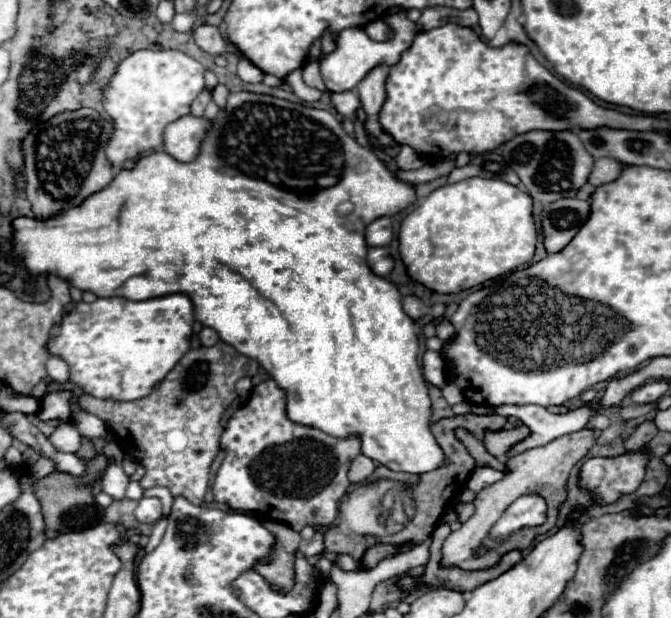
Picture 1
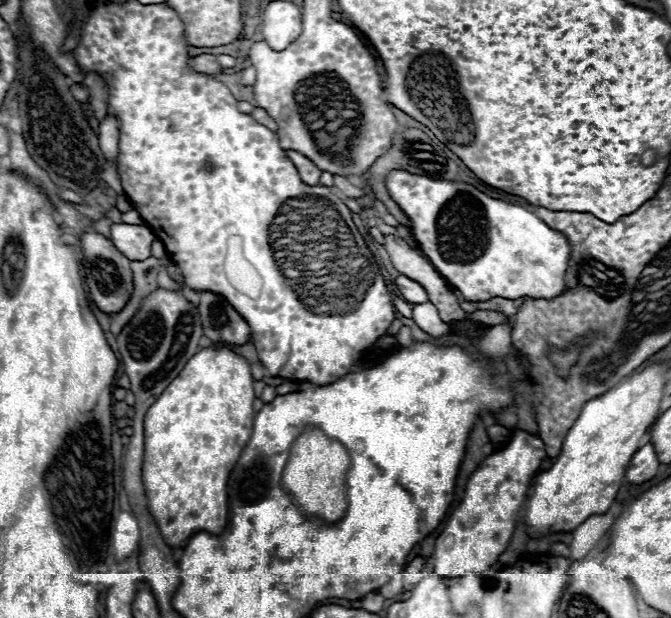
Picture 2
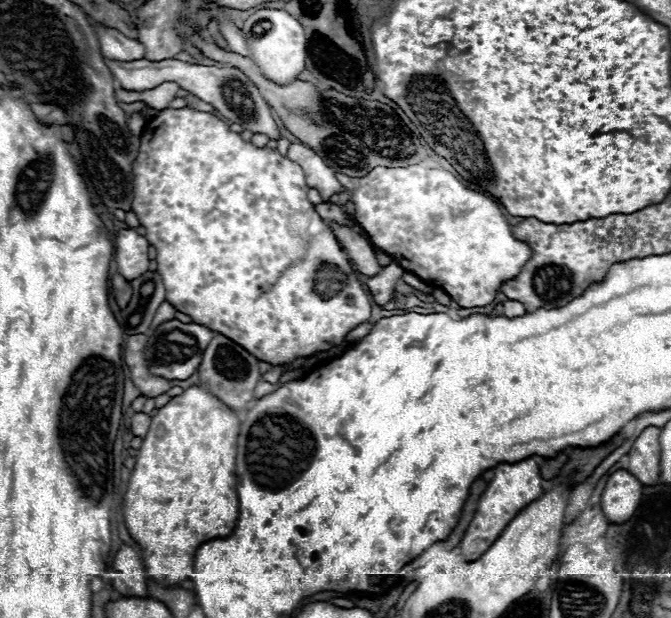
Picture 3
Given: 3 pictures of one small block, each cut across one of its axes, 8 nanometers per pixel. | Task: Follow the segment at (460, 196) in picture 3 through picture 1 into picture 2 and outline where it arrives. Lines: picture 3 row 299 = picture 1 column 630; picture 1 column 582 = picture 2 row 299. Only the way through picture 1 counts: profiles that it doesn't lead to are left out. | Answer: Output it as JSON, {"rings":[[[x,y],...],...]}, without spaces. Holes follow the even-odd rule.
{"rings":[[[406,170],[388,172],[386,190],[392,200],[400,206],[400,210],[410,218],[410,230],[422,254],[444,276],[444,280],[462,294],[464,300],[484,302],[494,296],[508,300],[516,300],[522,296],[554,298],[554,294],[562,294],[562,290],[566,288],[564,272],[570,254],[568,240],[560,232],[546,226],[538,216],[534,216],[526,208],[490,198],[466,182],[432,180],[420,174],[410,174]]]}

